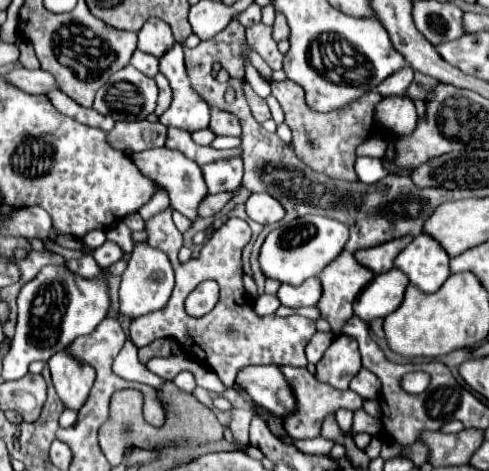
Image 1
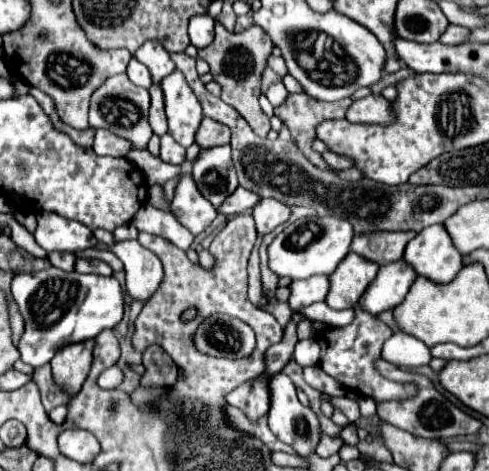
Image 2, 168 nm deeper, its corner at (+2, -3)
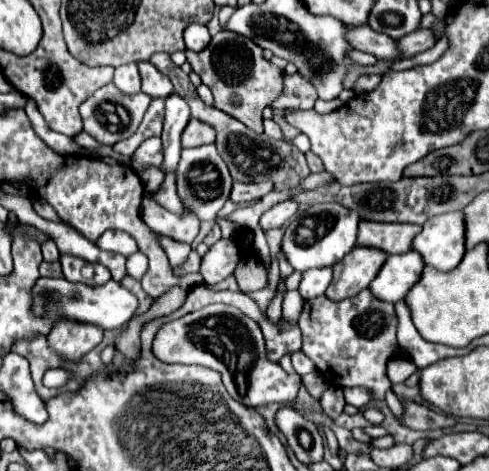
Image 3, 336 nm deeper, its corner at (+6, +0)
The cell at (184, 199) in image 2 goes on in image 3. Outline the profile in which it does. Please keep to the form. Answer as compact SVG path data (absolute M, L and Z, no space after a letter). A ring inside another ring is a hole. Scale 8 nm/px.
M142 201L142 219L152 231L182 243L192 243L200 229L200 221L190 211L178 217L156 201Z

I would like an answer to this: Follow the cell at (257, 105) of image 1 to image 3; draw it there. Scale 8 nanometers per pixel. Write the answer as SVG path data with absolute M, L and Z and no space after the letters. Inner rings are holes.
M220 31L212 37L210 45L200 51L186 51L186 61L204 85L214 93L214 107L232 115L248 129L262 133L262 109L268 107L284 89L284 71L262 57L262 49L248 37Z

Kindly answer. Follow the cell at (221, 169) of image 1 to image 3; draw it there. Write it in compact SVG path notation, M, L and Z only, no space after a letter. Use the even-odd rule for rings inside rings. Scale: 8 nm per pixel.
M212 143L194 149L182 149L182 157L176 169L176 191L184 209L194 211L194 215L200 221L212 221L218 217L218 211L228 201L230 187L232 187L232 177L228 173L228 167Z

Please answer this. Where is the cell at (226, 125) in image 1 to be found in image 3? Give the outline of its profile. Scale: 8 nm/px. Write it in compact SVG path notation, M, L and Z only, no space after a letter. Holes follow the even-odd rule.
M190 119L186 129L182 131L182 147L198 147L214 143L216 131L198 119Z

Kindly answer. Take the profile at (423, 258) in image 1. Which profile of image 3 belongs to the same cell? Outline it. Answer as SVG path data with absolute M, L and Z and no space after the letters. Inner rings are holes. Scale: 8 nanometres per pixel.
M462 211L444 213L428 219L422 233L414 239L414 249L422 255L426 265L438 271L452 271L464 257L464 215Z

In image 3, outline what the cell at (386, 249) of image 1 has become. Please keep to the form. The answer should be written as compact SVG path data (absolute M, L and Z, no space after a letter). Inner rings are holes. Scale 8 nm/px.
M362 221L358 229L358 245L376 247L388 255L406 253L412 249L412 239L420 233L420 227L412 223L372 223Z

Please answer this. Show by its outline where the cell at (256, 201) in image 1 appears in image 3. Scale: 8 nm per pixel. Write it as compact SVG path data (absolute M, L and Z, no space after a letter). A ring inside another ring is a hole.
M284 201L284 203L278 203L274 205L272 209L268 209L262 219L260 219L260 227L264 231L268 229L276 229L276 227L282 227L294 213L298 211L298 203L296 201Z

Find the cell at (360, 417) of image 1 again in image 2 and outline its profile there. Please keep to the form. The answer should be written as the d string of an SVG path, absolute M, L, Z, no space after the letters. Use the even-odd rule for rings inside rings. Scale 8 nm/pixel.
M356 424L344 426L344 428L340 430L338 438L342 438L342 442L348 444L348 446L356 446L356 444L358 444L358 428L356 428Z

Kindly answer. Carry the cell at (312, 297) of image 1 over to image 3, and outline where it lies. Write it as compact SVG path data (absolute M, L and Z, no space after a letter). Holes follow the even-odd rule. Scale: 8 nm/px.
M320 267L316 271L304 271L298 291L304 299L312 299L312 297L324 295L330 281L332 281L332 269L330 267Z

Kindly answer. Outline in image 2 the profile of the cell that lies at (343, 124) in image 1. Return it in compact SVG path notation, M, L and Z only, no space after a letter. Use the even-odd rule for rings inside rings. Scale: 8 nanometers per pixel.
M298 92L298 94L288 94L288 98L286 98L280 106L274 106L274 116L278 116L278 118L286 124L286 128L290 130L292 140L296 142L296 146L300 148L300 152L302 152L314 166L318 166L318 168L322 168L322 170L328 170L328 172L334 172L328 164L324 164L322 156L320 156L316 150L312 150L312 144L314 144L314 140L316 140L316 126L318 126L320 122L324 122L324 120L340 120L340 118L346 118L346 112L348 112L348 108L350 108L352 102L354 102L352 98L344 98L344 100L338 100L338 102L320 102L320 100L310 98L308 94Z

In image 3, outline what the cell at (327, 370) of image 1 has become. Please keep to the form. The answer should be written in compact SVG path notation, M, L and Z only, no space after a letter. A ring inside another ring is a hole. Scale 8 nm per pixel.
M370 289L360 291L354 297L344 299L342 303L336 303L328 299L326 295L320 295L316 299L306 299L302 313L298 317L298 325L304 335L304 347L302 351L316 363L318 373L322 379L334 387L368 387L374 393L374 399L384 399L384 393L392 387L388 375L386 375L386 363L390 357L396 355L396 311L394 305L388 301L380 301L372 295Z

